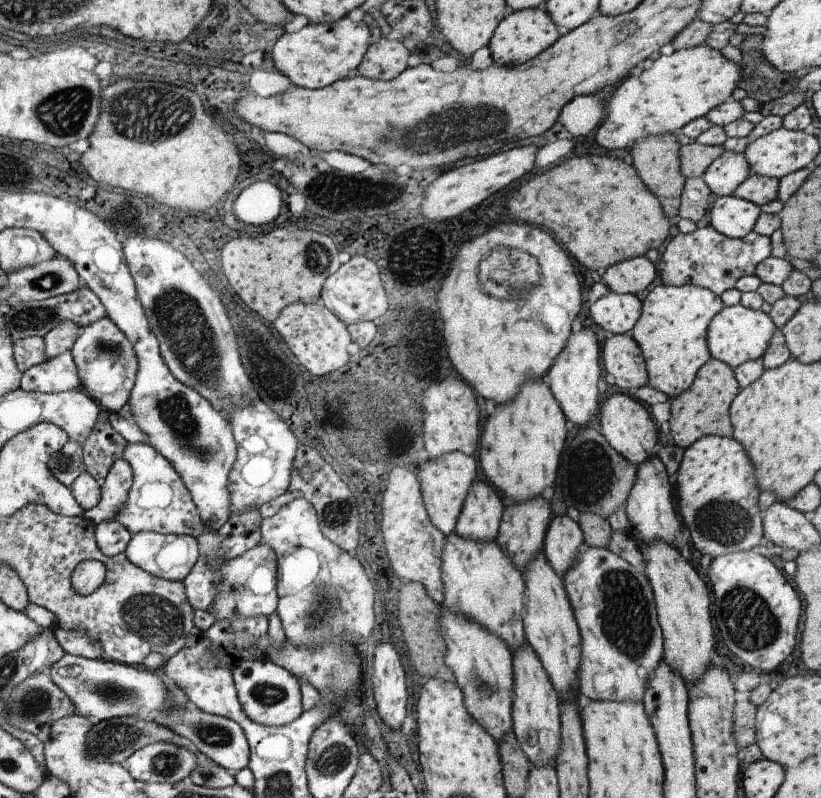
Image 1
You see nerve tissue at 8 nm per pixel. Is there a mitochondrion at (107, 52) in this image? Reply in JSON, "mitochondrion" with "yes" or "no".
{"mitochondrion":"no"}

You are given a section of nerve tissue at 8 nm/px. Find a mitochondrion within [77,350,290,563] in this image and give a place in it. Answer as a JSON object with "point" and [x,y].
{"point":[174,410]}

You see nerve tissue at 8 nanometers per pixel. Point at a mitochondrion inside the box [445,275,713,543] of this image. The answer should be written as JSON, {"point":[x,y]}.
{"point":[598,483]}

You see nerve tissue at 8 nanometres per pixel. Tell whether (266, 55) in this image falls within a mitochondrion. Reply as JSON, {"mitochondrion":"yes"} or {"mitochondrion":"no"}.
{"mitochondrion":"no"}

